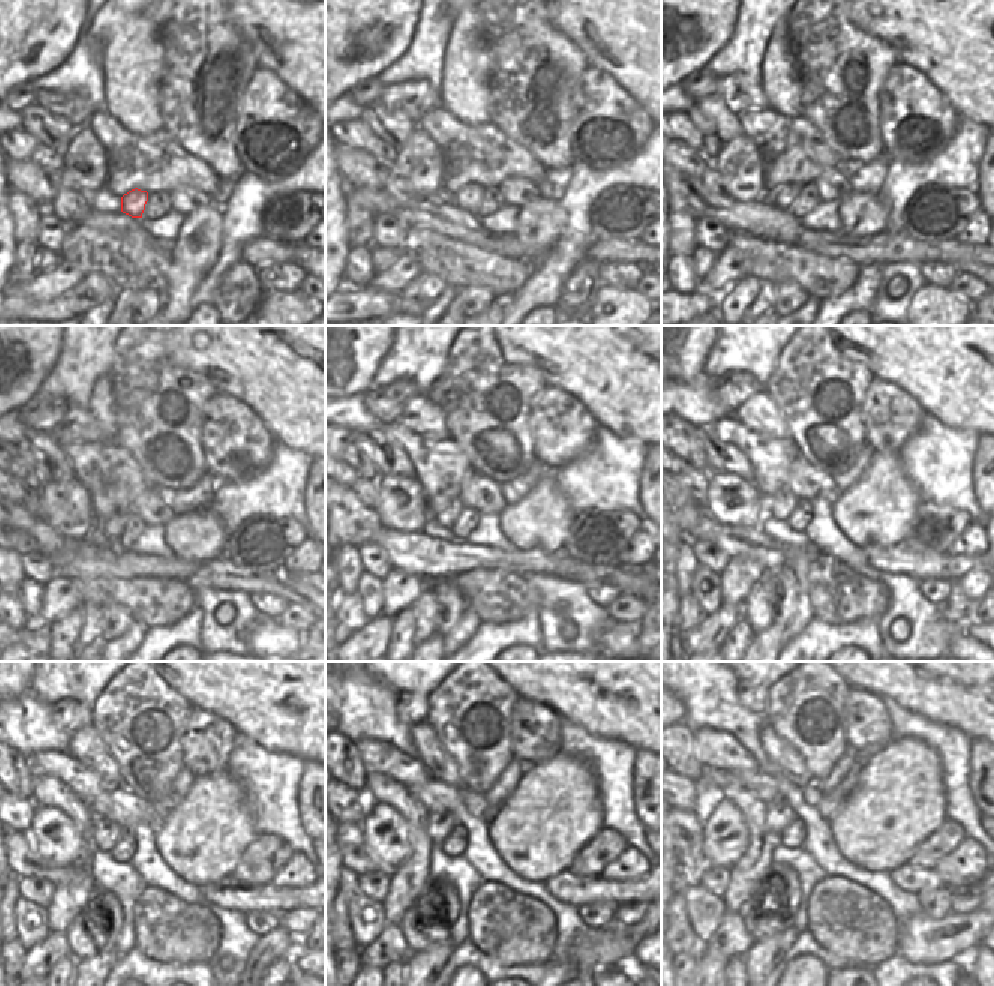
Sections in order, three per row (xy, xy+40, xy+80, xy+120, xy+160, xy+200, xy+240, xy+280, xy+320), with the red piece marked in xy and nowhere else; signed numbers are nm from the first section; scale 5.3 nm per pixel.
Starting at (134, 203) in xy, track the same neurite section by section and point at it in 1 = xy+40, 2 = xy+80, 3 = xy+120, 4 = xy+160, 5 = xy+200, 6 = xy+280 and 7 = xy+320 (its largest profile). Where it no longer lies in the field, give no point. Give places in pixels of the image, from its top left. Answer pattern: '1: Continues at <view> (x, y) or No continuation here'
1: Continues at xy+40 (468, 198)
2: Continues at xy+80 (783, 195)
3: Continues at xy+120 (111, 527)
4: Continues at xy+160 (447, 517)
5: Continues at xy+200 (780, 506)
6: Continues at xy+280 (440, 824)
7: Continues at xy+320 (778, 814)

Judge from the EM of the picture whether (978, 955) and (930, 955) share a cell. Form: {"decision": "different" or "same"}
{"decision": "different"}

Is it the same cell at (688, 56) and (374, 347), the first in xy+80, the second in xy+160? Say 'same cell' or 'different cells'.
same cell

